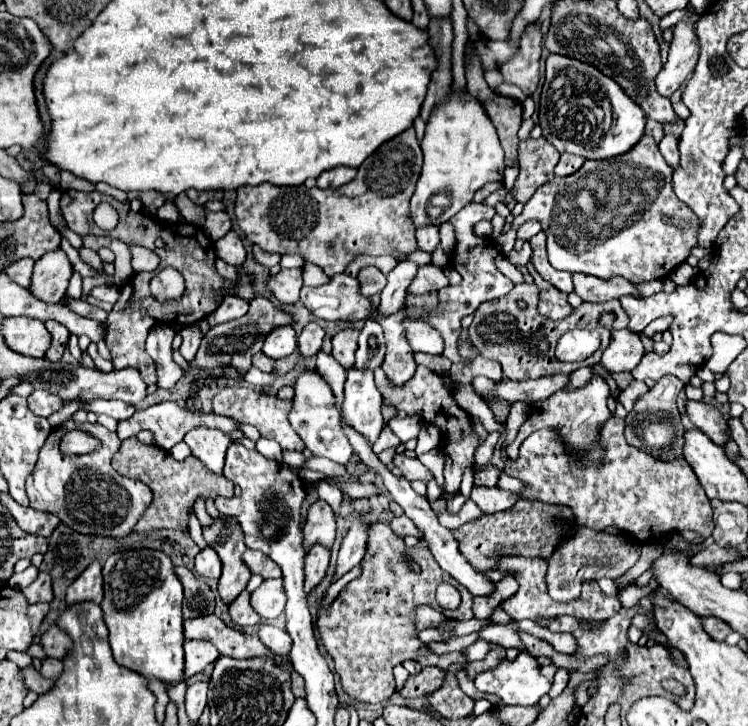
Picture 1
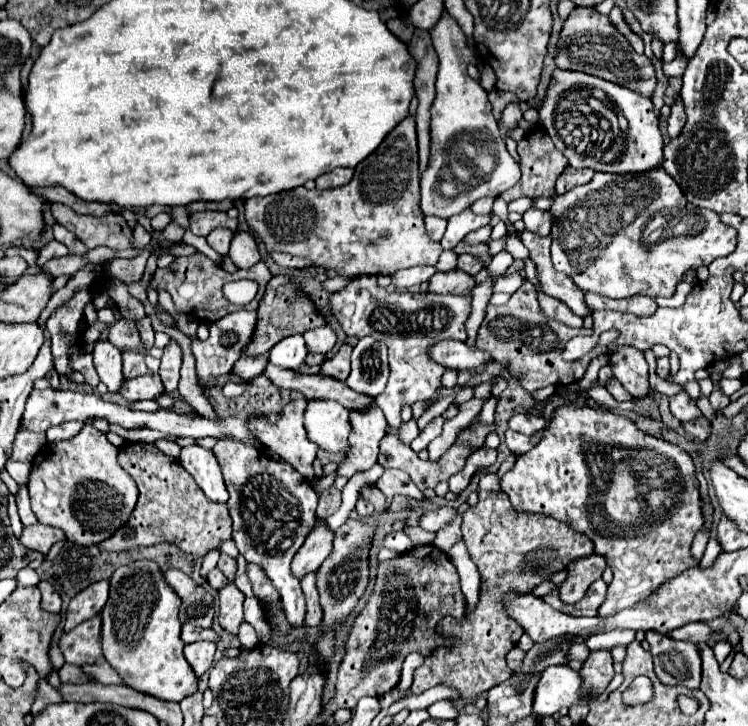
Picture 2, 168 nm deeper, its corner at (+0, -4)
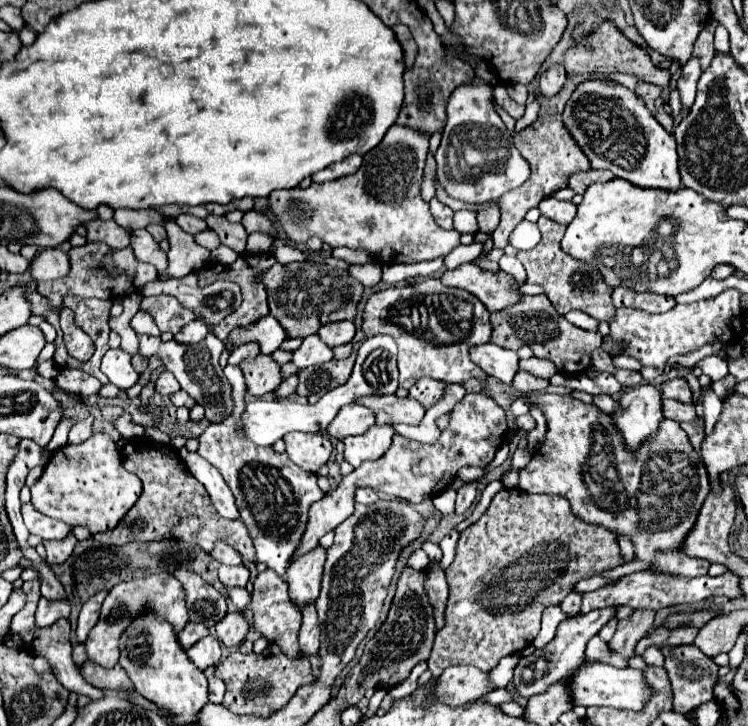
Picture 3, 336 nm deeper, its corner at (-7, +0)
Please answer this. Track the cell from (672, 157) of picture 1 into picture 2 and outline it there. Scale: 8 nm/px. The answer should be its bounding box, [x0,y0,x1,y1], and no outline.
[668,98,686,140]

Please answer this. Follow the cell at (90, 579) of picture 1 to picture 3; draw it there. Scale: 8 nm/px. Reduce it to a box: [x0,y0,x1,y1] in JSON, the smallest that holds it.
[77,592,107,644]

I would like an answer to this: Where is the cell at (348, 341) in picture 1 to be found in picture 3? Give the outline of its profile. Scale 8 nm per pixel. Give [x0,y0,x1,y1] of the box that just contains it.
[297,354,355,396]

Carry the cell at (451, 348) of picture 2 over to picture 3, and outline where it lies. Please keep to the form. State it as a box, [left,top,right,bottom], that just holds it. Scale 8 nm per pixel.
[471,344,519,384]

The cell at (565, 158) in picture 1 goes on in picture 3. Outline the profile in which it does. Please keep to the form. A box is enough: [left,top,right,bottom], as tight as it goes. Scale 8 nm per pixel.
[569,170,615,194]

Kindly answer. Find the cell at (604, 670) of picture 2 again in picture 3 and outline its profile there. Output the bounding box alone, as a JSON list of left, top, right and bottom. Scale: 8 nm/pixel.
[609,610,655,658]

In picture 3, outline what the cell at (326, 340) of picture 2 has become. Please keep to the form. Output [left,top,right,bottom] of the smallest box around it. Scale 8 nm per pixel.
[319,320,355,346]

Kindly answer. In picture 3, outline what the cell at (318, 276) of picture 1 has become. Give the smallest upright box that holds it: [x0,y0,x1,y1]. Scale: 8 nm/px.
[349,262,381,288]

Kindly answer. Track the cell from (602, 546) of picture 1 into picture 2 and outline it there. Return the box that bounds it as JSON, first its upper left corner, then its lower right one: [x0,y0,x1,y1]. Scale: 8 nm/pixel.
[560,554,608,604]

